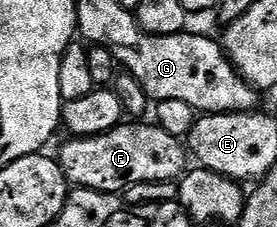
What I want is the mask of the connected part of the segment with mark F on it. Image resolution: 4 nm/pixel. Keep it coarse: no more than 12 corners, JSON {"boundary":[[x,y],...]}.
{"boundary":[[157,123],[67,139],[68,182],[119,195],[182,177],[186,144]]}

